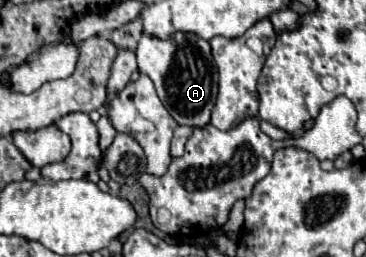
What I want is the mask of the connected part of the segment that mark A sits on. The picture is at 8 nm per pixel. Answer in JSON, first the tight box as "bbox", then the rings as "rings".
{"bbox":[136,35,218,127],"rings":[[[142,35],[136,49],[136,57],[138,55],[138,71],[154,81],[160,101],[174,121],[188,127],[206,127],[218,97],[218,71],[208,41],[196,35],[174,35],[160,43],[160,39],[148,39],[148,35]]]}

